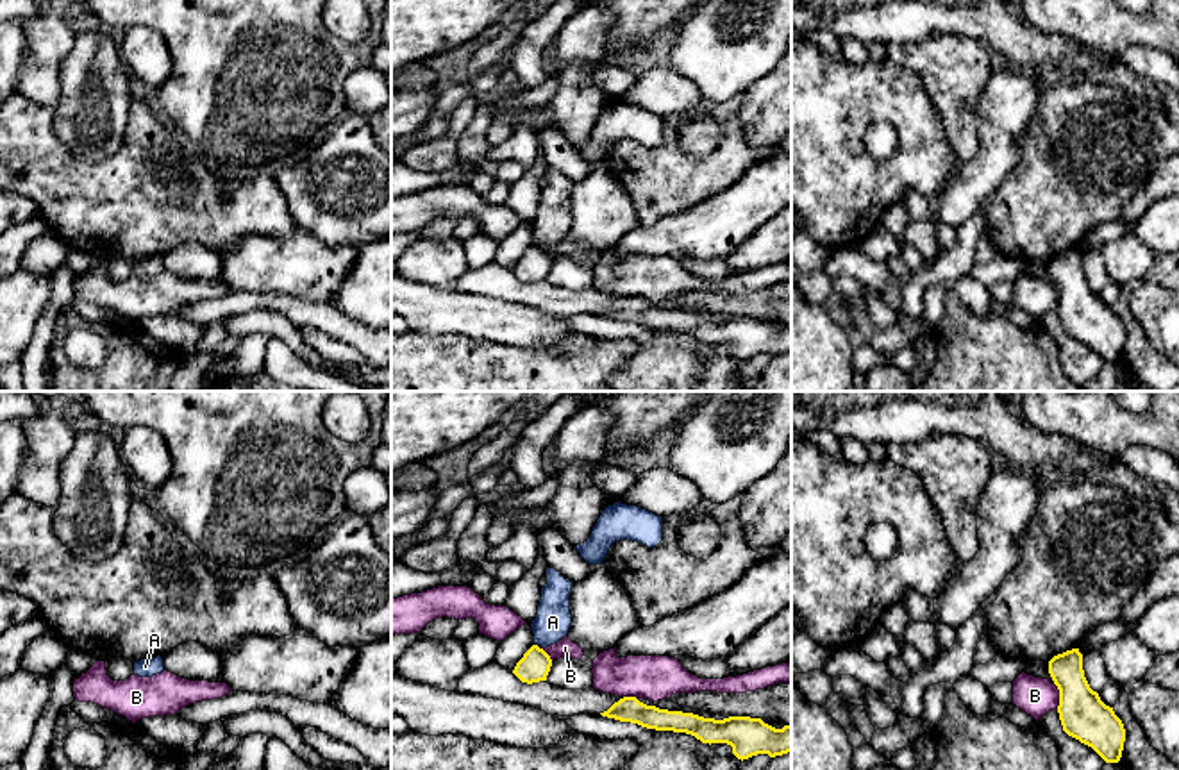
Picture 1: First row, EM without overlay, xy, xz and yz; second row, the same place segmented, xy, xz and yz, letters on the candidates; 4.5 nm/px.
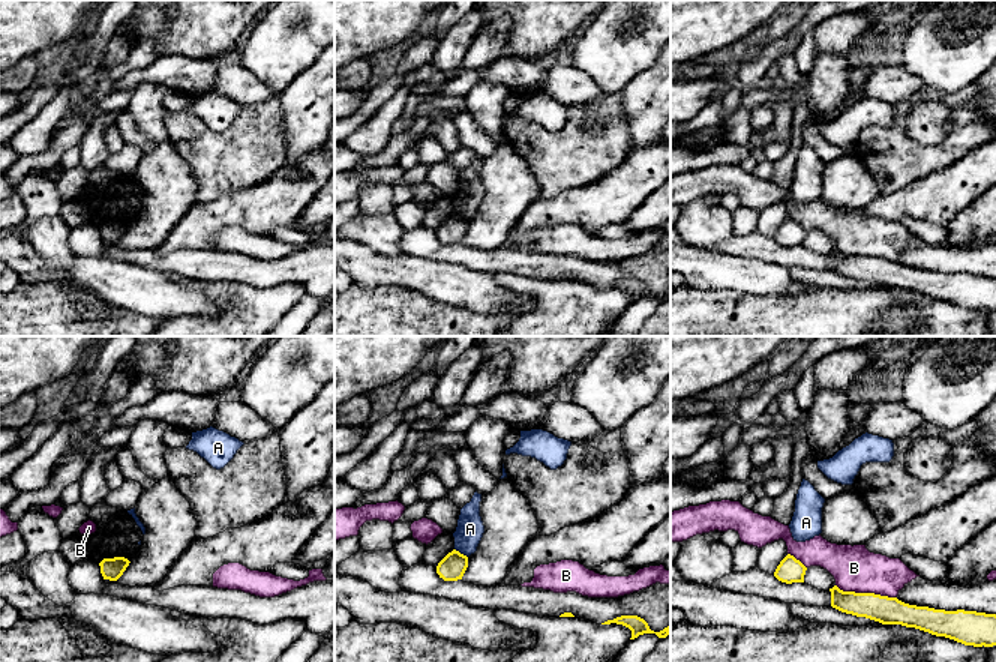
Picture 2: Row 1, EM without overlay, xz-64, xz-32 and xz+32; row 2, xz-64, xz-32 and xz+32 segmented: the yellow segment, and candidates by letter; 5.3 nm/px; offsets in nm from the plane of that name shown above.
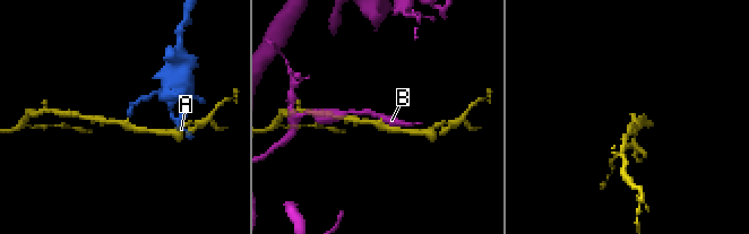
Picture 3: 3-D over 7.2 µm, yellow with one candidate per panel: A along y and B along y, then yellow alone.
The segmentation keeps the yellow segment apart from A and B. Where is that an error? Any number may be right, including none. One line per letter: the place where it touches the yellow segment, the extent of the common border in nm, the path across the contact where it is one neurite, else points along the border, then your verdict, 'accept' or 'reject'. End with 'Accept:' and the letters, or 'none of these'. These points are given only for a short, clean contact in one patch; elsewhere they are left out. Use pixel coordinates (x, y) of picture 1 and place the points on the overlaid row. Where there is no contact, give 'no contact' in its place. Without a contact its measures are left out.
A: contact xz (536, 645); length 30 nm; border xz (535, 644), (538, 647); reject
B: contact yz (1060, 695); length 120 nm; reject
Accept: none of these

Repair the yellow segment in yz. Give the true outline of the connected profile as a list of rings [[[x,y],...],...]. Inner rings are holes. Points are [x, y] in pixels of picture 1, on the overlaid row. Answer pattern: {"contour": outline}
{"contour": [[[1079,649],[1054,656],[1049,674],[1059,690],[1058,713],[1063,731],[1091,747],[1106,763],[1118,763],[1125,741],[1124,724],[1090,688]]]}

